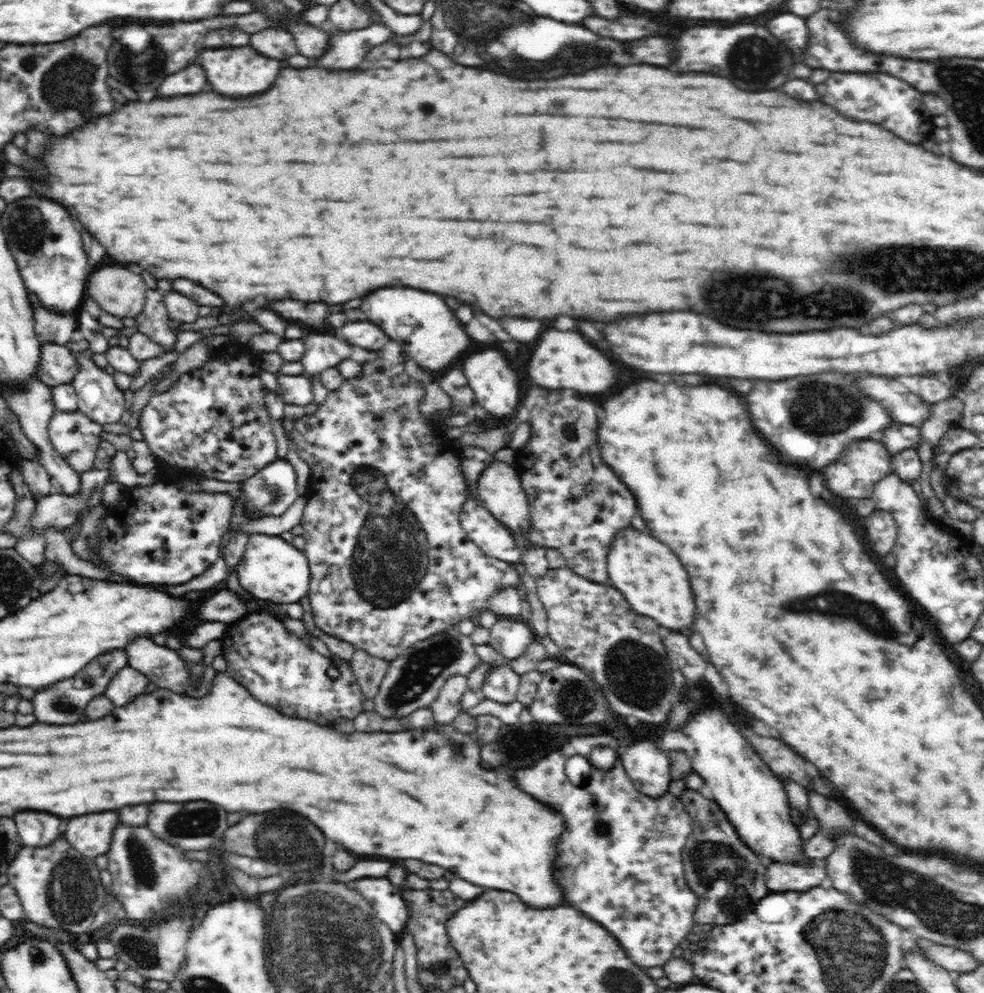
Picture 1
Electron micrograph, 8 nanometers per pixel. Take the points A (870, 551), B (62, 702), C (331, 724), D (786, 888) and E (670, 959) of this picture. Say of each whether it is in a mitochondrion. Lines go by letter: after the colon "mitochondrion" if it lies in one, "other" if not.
A: other
B: mitochondrion
C: other
D: other
E: other

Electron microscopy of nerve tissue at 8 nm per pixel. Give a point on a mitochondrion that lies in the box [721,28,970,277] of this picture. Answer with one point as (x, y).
(750, 66)

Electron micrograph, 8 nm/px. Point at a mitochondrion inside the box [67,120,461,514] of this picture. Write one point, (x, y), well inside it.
(277, 496)

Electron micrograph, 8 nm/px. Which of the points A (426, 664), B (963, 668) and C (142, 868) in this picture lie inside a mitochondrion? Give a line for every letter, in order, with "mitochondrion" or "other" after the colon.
A: mitochondrion
B: other
C: mitochondrion

